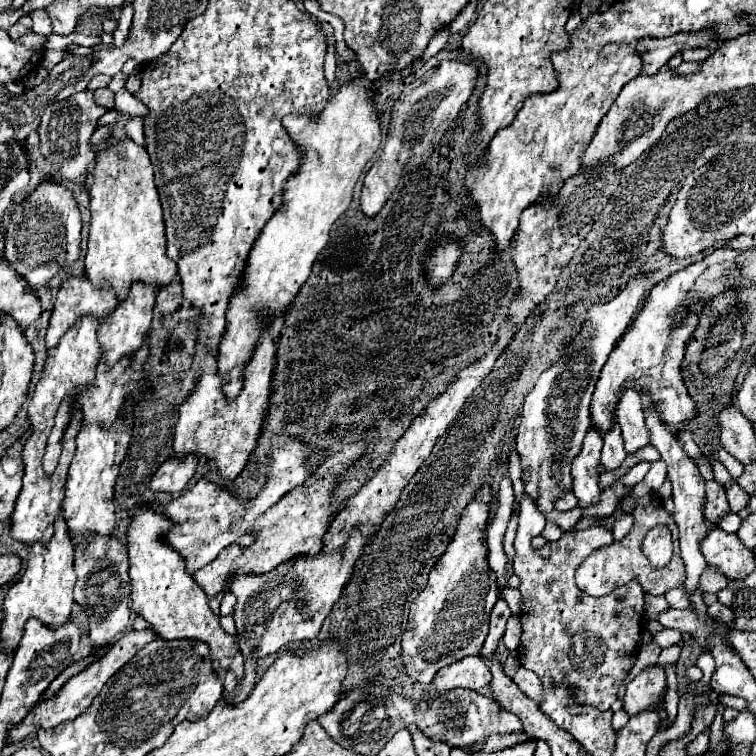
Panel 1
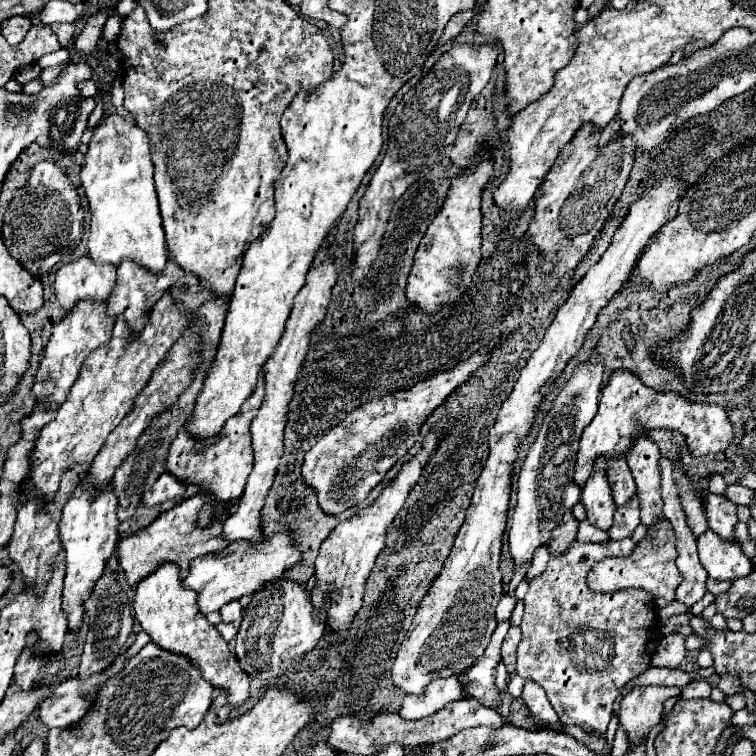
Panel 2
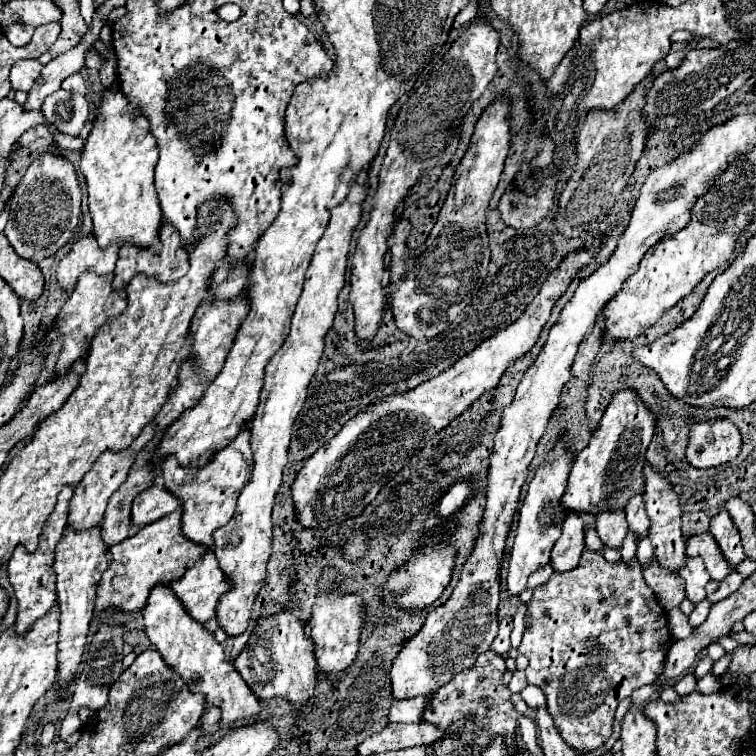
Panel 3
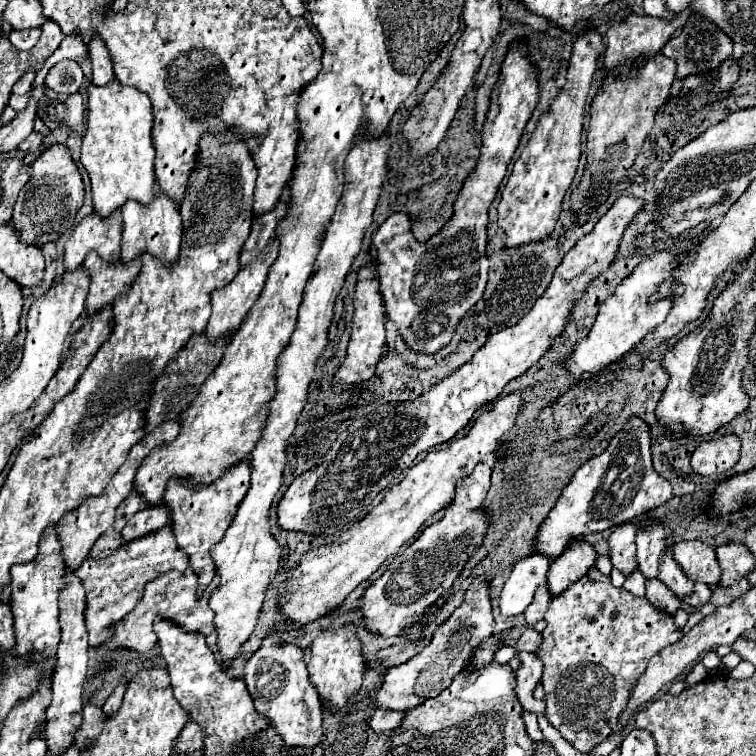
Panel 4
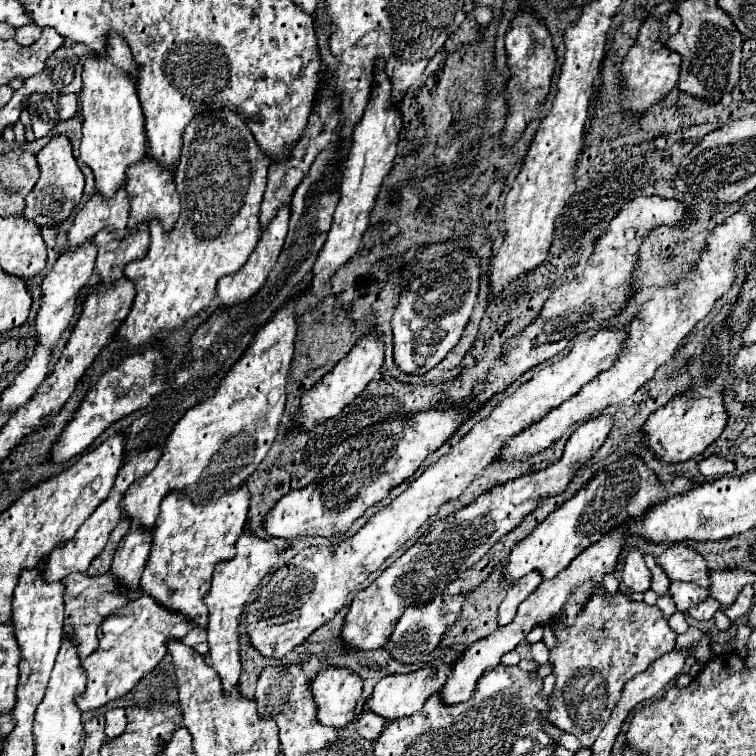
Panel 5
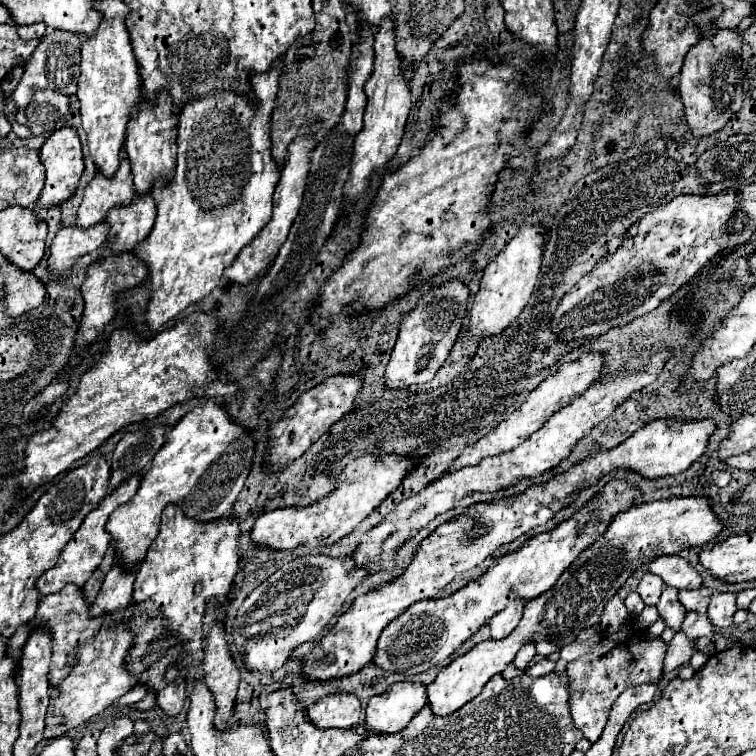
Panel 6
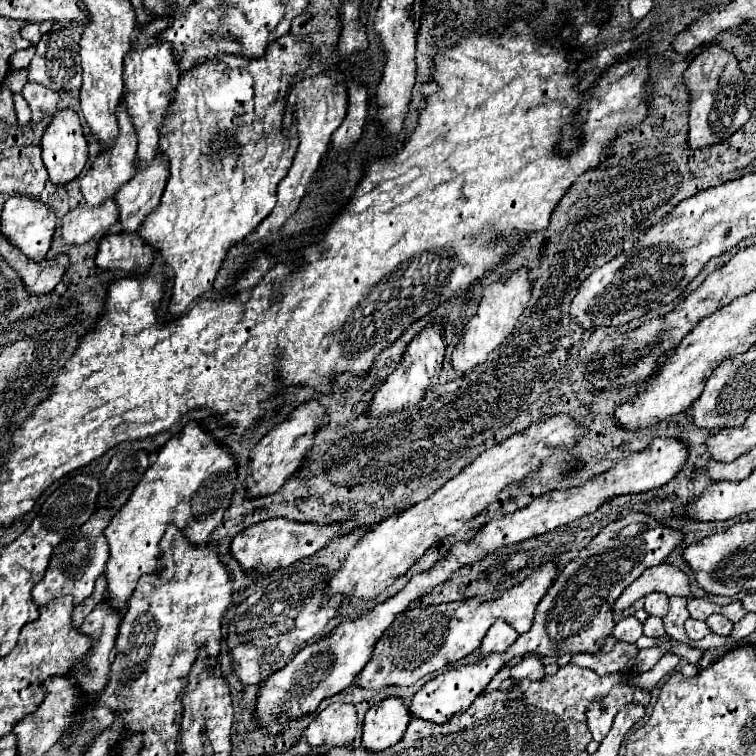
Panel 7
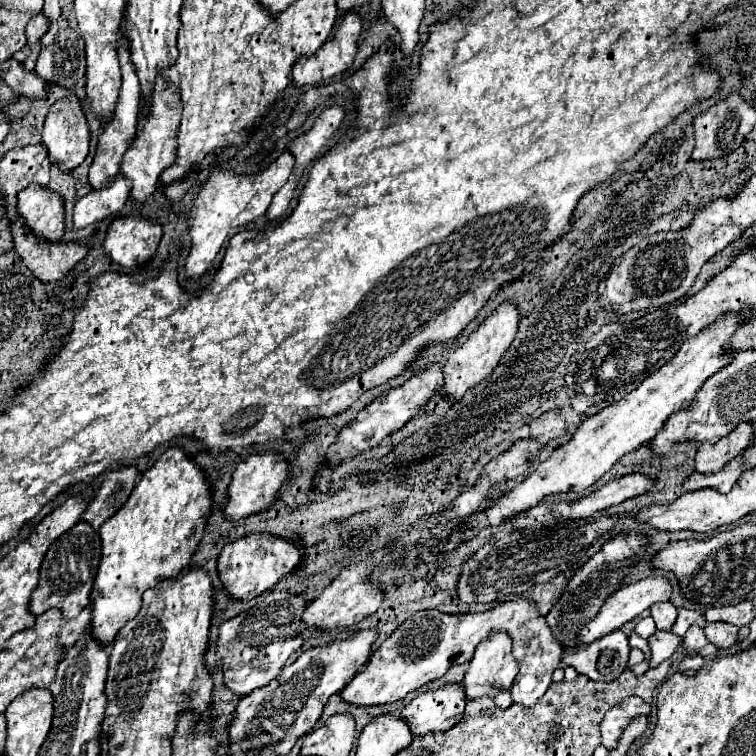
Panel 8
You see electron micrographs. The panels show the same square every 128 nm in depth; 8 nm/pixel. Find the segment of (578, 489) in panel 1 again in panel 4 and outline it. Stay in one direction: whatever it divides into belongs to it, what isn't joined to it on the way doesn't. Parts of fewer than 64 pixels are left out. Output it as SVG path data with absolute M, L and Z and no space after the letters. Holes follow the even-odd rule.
M624 522L620 526L614 526L610 536L608 536L608 546L610 546L610 558L614 568L624 572L626 576L638 566L636 564L636 544L634 544L634 524Z

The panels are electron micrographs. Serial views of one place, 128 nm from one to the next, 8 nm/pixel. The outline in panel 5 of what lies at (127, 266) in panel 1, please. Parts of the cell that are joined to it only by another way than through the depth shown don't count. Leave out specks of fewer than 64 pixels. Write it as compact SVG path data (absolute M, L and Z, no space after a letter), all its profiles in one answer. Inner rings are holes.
M110 34L108 36L108 56L88 58L82 72L82 92L78 94L82 106L82 144L80 160L90 166L96 178L96 190L104 200L114 198L120 186L124 186L126 170L146 158L148 140L144 130L144 112L136 94L132 76L136 72L136 62L132 60L126 42Z

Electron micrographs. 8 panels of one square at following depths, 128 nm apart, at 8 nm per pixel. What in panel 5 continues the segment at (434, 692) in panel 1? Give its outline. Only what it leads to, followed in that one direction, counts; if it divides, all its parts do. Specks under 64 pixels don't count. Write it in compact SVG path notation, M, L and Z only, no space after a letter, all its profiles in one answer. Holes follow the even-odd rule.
M364 712L358 720L358 734L368 740L376 740L382 734L382 730L386 728L386 724L388 724L386 718L382 718L374 712Z

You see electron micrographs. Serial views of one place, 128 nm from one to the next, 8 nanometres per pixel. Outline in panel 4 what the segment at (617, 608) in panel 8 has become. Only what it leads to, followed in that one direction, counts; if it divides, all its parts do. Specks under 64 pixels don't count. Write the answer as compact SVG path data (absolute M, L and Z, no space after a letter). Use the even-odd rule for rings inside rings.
M700 540L678 542L674 546L674 558L676 562L680 562L690 580L706 582L708 586L716 586L720 582L722 570L710 544L704 544Z

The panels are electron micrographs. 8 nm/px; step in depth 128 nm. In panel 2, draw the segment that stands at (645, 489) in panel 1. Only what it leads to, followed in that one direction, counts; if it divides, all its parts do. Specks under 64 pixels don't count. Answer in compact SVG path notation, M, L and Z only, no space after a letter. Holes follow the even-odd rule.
M634 494L628 504L618 506L614 512L614 524L606 530L606 534L612 540L622 540L622 538L630 538L630 534L634 532L634 528L640 522L640 514L638 514L638 494Z

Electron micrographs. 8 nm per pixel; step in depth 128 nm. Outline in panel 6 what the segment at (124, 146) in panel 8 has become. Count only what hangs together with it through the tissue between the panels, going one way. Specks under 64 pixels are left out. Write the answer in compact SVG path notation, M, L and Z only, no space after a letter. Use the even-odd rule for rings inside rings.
M122 154L122 162L114 178L104 178L102 174L96 174L88 184L84 200L78 208L76 226L80 230L86 230L88 226L102 222L112 208L128 206L132 198L134 198L132 174L128 170L128 158L124 158Z

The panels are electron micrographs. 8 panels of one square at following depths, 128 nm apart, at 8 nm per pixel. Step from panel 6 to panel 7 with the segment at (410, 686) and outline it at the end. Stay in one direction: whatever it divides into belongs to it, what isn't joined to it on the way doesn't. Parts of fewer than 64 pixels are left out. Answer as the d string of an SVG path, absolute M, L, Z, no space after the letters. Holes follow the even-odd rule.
M390 696L374 704L364 718L362 746L370 752L380 752L396 742L400 742L406 726L410 722L410 708L402 698Z

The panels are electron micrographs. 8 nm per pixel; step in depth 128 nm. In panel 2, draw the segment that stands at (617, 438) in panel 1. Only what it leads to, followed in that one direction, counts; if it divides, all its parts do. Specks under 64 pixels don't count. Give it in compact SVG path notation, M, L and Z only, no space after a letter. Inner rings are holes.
M610 458L606 462L606 470L608 470L608 480L610 480L610 490L612 490L612 498L614 502L620 506L620 504L626 504L630 500L630 496L636 492L636 486L634 486L634 478L628 470L628 464L624 462L624 458Z

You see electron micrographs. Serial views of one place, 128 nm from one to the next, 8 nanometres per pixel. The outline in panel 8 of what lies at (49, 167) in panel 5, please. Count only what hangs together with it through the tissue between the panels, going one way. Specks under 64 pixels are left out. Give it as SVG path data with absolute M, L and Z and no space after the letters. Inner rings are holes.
M76 96L62 98L50 108L44 122L44 130L42 130L42 144L46 144L50 164L64 172L72 172L76 166L84 162L88 154L88 144L90 144L90 132L88 132L86 118L80 110L80 102Z

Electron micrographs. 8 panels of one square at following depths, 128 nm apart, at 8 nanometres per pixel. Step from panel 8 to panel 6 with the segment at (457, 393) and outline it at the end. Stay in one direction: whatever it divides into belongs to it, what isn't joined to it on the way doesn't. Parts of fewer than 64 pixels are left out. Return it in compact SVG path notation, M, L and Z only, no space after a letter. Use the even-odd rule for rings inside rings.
M532 224L530 228L518 228L518 234L484 268L480 290L474 296L472 310L470 310L468 330L474 338L482 340L490 334L500 334L528 304L528 300L536 288L536 278L538 278L540 266L542 266L544 236L546 236L546 230L542 224Z

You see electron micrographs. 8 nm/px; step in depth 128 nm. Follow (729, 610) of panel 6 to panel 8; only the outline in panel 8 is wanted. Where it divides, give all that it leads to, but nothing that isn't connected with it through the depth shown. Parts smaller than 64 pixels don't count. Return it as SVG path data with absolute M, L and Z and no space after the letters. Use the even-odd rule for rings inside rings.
M708 622L704 628L708 640L718 648L730 648L736 642L738 628L728 622Z

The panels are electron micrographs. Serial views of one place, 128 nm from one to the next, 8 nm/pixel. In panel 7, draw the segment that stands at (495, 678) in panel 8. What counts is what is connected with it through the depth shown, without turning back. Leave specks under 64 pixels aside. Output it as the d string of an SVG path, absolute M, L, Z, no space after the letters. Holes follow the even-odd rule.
M496 620L482 640L482 656L490 652L504 652L516 640L516 636L518 632L506 620Z

